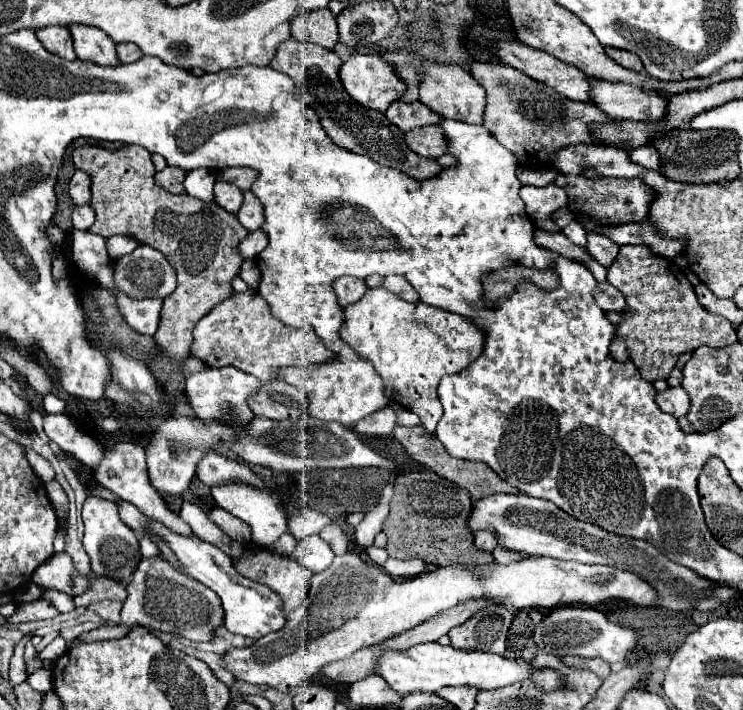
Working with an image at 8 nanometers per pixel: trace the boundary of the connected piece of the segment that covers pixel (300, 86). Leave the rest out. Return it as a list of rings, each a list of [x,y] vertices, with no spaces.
[[[289,38],[287,42],[283,42],[277,48],[271,66],[293,78],[297,100],[305,102],[319,114],[319,120],[321,120],[325,132],[331,136],[331,140],[335,144],[339,144],[347,150],[353,150],[357,154],[365,154],[383,166],[401,170],[415,180],[427,180],[441,172],[441,166],[435,160],[421,158],[413,150],[409,150],[409,146],[405,144],[403,132],[397,126],[393,126],[385,118],[383,112],[367,110],[367,108],[359,106],[355,100],[351,100],[351,96],[339,84],[341,58],[333,50],[327,50],[327,48],[311,44],[311,42],[307,42],[307,46],[305,46],[297,38]]]

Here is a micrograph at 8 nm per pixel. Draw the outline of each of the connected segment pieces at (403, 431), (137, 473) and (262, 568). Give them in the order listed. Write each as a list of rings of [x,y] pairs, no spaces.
[[[397,426],[393,430],[393,436],[397,442],[401,442],[401,446],[407,450],[407,454],[417,460],[419,464],[427,466],[429,470],[433,470],[435,474],[455,482],[457,486],[463,486],[465,490],[469,490],[469,494],[479,500],[483,496],[489,496],[489,494],[497,494],[497,492],[507,492],[507,494],[519,494],[519,490],[515,490],[513,486],[509,486],[507,482],[503,482],[487,464],[477,464],[477,462],[467,462],[467,460],[457,460],[457,458],[451,458],[445,450],[445,446],[437,440],[435,434],[427,432],[423,426],[415,426],[415,428],[403,428],[403,426]]]
[[[119,442],[115,444],[111,450],[105,450],[103,454],[103,460],[99,462],[99,466],[93,470],[93,478],[99,486],[115,492],[121,500],[127,500],[131,504],[135,504],[145,516],[153,518],[153,520],[159,520],[163,522],[165,526],[169,526],[171,530],[175,530],[177,534],[183,534],[183,536],[191,536],[191,528],[183,522],[181,516],[173,514],[165,502],[161,500],[161,496],[157,494],[157,490],[149,484],[149,478],[147,478],[147,462],[145,462],[145,450],[137,444],[129,444],[129,442]]]
[[[253,550],[249,558],[235,562],[235,568],[245,578],[265,582],[269,588],[273,588],[281,596],[285,612],[293,612],[297,606],[301,606],[313,576],[301,562],[277,556],[269,550]]]

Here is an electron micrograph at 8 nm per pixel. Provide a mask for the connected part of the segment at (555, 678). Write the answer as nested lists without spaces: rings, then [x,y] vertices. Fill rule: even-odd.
[[[543,670],[541,674],[535,674],[535,680],[547,692],[549,690],[555,690],[555,688],[559,688],[563,684],[563,678],[559,674],[555,674],[553,670]]]

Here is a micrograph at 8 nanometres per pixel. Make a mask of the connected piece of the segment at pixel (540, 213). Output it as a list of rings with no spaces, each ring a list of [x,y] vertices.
[[[555,183],[544,187],[521,186],[521,200],[535,226],[545,230],[559,230],[551,220],[551,214],[567,205],[565,190]]]

